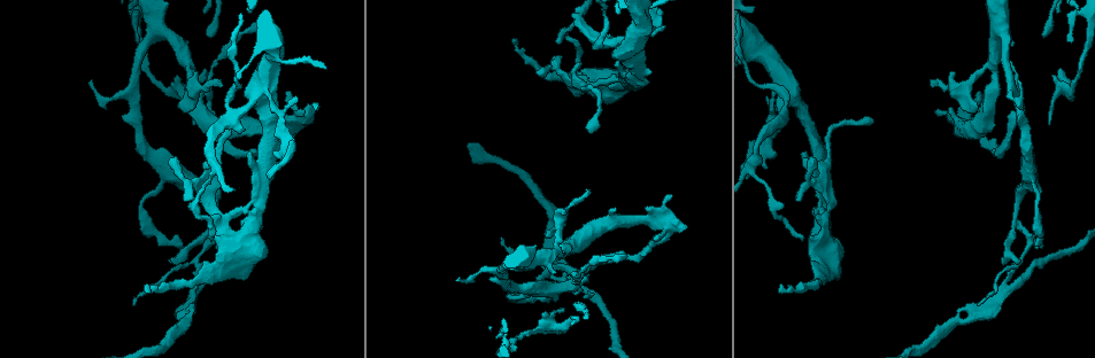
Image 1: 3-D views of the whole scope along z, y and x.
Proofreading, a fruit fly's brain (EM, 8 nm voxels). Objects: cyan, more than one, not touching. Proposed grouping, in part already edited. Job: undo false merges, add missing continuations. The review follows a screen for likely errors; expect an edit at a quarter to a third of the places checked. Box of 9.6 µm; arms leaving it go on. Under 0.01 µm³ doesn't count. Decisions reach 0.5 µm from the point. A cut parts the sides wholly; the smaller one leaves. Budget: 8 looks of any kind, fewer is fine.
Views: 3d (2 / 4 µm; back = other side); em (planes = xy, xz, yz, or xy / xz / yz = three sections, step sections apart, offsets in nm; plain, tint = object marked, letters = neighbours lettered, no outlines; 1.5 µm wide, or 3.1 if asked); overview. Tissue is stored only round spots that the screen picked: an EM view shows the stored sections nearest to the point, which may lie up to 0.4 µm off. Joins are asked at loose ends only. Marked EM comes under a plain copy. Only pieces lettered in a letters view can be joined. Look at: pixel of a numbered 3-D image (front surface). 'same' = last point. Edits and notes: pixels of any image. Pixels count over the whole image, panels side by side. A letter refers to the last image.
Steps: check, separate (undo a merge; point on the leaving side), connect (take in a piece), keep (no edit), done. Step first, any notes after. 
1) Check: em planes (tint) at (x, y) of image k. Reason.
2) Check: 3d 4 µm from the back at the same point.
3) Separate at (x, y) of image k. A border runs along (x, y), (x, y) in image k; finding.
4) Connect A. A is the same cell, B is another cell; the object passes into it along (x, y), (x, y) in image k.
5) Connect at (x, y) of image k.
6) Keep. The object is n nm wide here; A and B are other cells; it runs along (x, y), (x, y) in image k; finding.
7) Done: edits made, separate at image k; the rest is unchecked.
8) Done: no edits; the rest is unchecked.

Check: 3d 2 µm at (139, 41) of image 1. An open end.

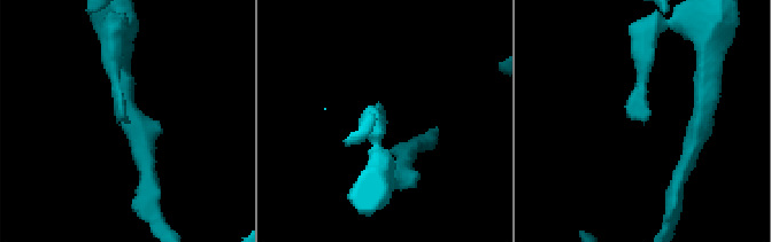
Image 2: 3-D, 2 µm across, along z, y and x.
Check: em xy step 8 (letters) at (629, 116) of image 2. Need the tissue.

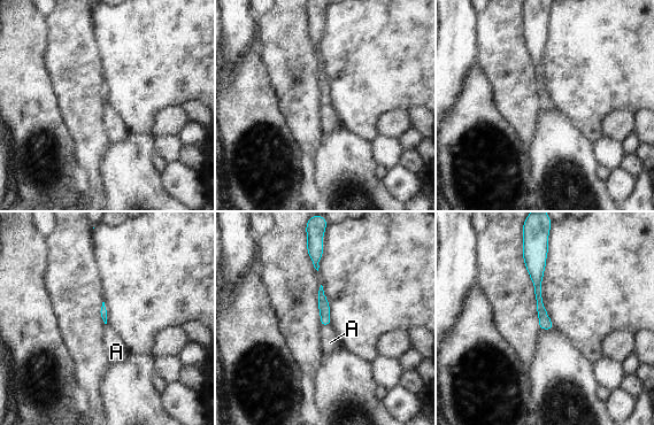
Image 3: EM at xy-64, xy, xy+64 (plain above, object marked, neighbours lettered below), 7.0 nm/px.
Connect A. A is the same cell; the object passes into it along (323, 306), (325, 325), (330, 342) in image 3; it goes on there.

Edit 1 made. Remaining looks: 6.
Check: overview. Redraw.

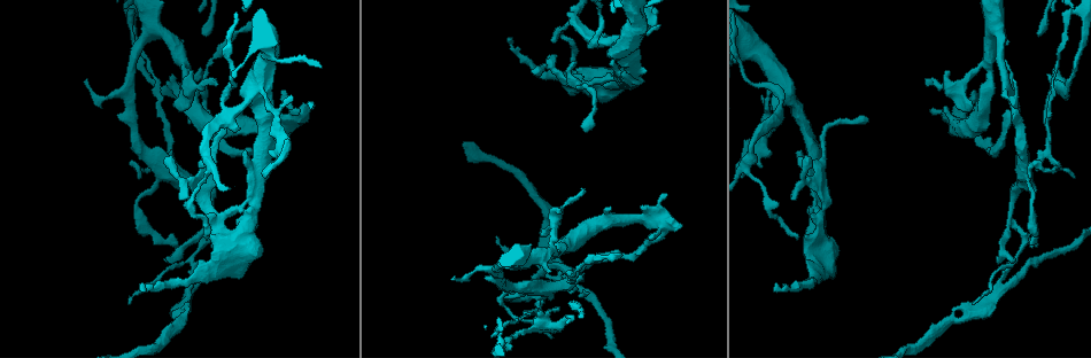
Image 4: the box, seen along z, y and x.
Check: 3d 4 µm from the back at (673, 229) of image 4. An open end.

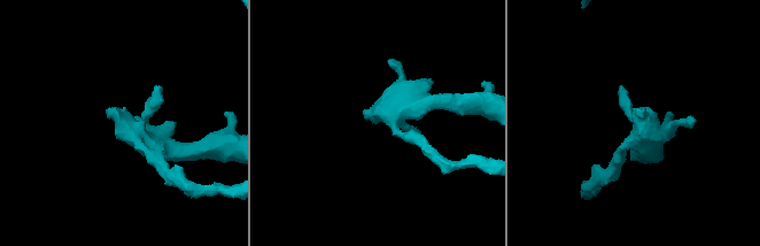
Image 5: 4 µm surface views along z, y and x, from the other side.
Check: em planes (letters) at (636, 110) of image 5. Shape alone is not enough.

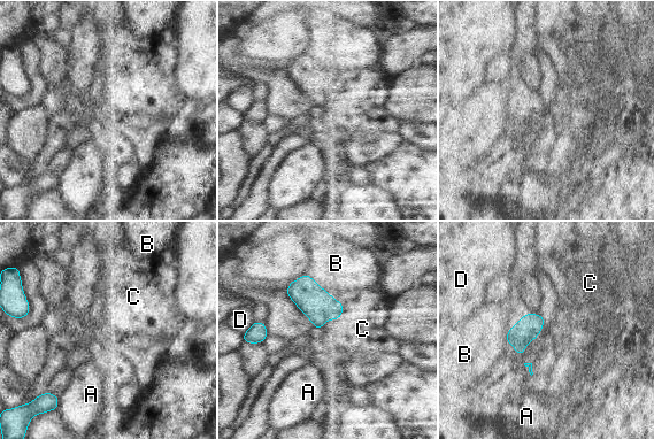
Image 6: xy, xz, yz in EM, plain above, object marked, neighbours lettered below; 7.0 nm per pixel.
Keep. A, B, C and D are other cells; a border runs along (544, 315), (541, 330), (518, 356) in image 6; none of them fits.

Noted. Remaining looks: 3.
Done: edits made, connect at image 3; the rest is unchecked.

